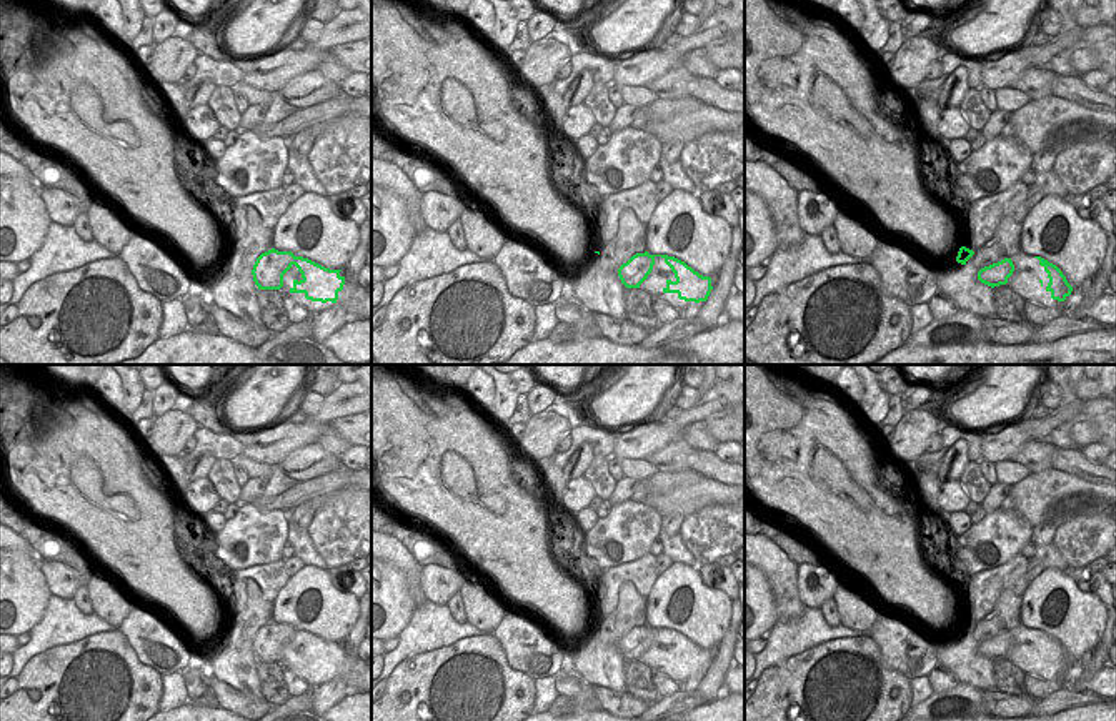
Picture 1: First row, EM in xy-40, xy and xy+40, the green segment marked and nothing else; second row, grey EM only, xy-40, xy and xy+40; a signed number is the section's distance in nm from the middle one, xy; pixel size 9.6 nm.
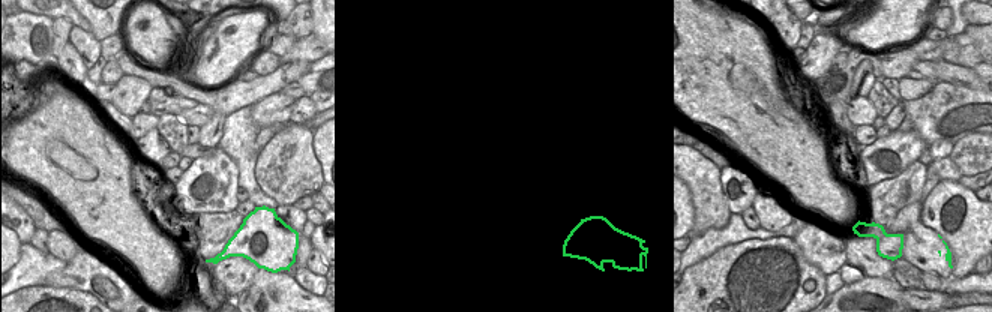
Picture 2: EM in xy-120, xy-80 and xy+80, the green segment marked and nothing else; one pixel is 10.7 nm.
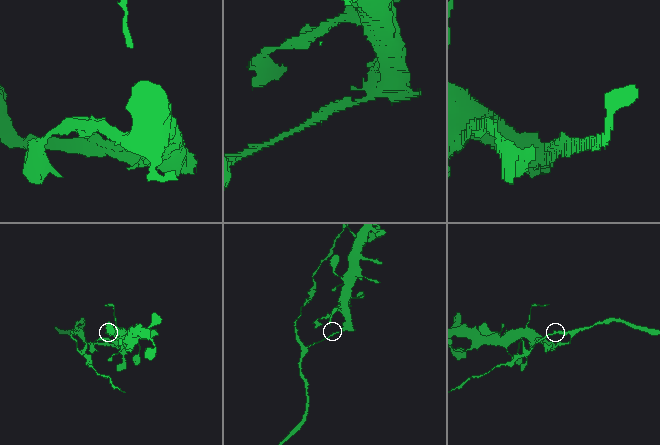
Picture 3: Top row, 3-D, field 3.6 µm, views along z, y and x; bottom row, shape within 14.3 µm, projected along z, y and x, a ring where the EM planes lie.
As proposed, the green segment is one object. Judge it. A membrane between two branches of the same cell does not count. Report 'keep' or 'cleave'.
cleave

